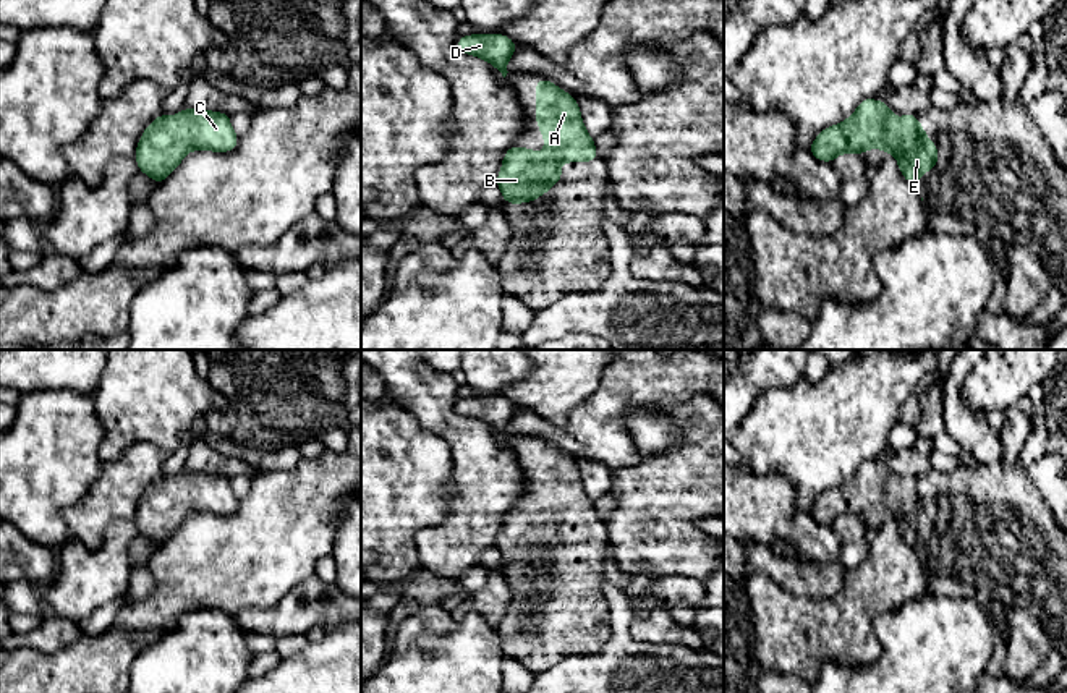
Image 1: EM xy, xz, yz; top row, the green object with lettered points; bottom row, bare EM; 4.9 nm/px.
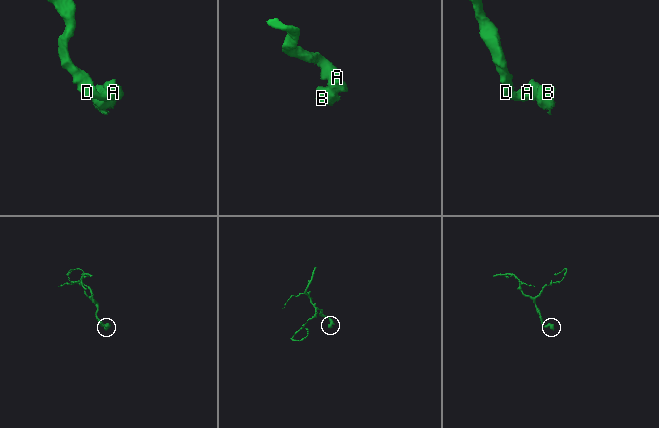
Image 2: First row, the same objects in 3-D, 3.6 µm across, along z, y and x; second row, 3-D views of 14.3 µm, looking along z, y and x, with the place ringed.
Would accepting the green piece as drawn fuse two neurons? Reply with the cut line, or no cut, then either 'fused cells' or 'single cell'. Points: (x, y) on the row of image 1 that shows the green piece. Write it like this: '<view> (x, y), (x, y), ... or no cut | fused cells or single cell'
no cut | single cell

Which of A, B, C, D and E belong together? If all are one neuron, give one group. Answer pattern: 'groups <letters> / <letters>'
groups A B C D E

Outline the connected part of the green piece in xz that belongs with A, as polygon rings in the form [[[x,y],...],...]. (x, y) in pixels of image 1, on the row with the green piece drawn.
[[[544,78],[536,79],[536,123],[546,139],[546,152],[512,146],[495,185],[508,204],[536,201],[562,181],[560,160],[599,159],[594,139],[586,133],[576,99]]]

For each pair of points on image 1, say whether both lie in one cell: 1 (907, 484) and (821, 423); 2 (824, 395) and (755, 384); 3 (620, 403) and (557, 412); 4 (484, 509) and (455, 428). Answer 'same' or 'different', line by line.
1: different
2: different
3: different
4: same

